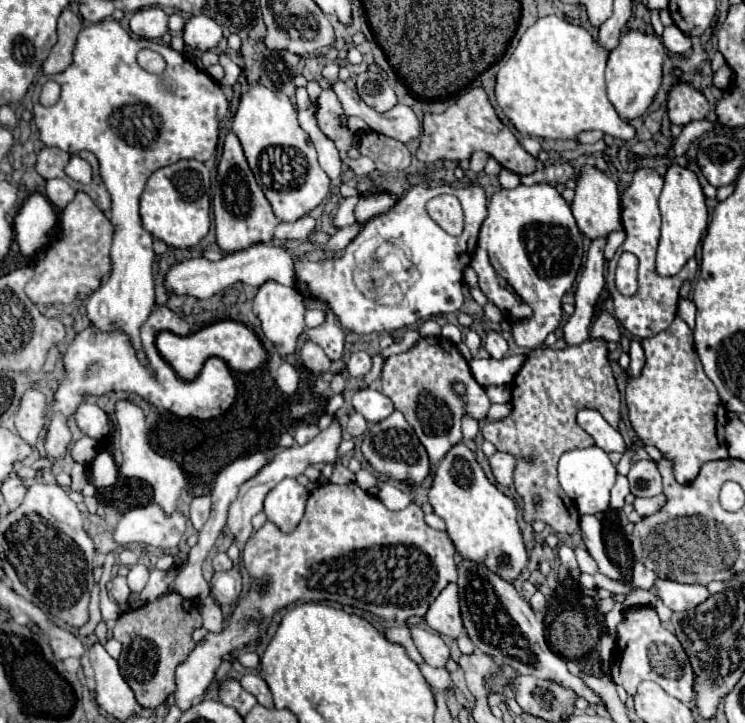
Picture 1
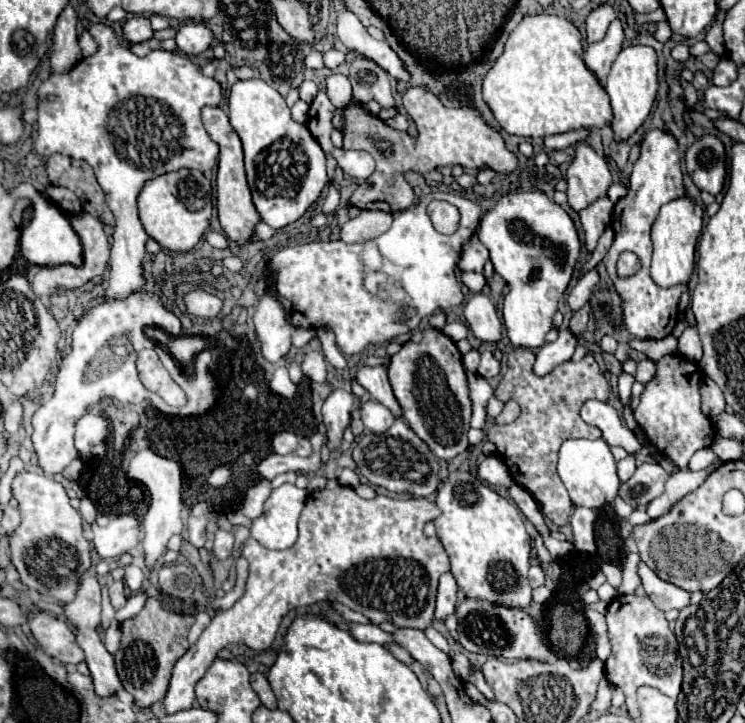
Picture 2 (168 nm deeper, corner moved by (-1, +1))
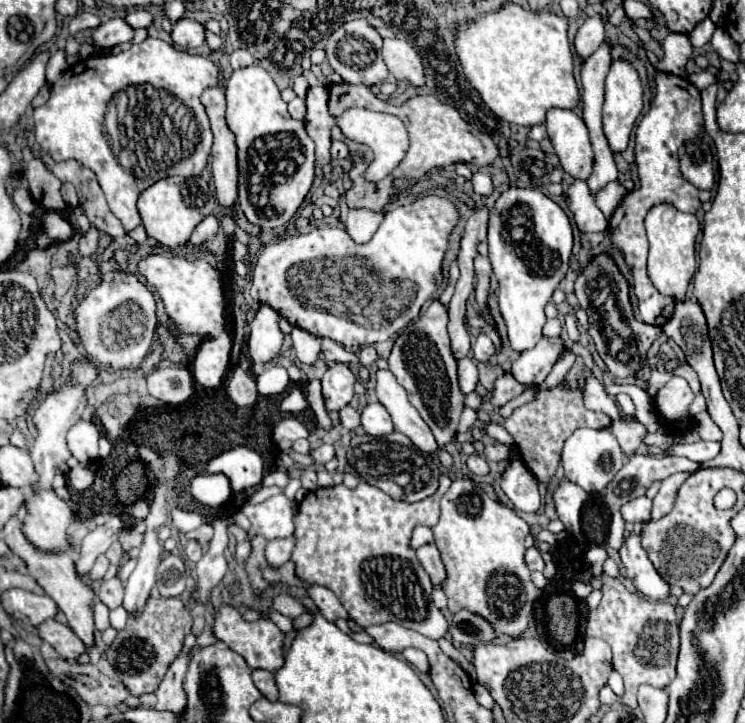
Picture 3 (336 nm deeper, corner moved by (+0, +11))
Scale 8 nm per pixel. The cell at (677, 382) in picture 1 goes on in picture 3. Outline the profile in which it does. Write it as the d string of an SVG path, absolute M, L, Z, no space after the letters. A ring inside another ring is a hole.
M671 376L671 380L653 396L653 408L661 416L663 428L671 434L689 430L693 426L693 418L689 416L693 398L695 394L687 380L681 376Z

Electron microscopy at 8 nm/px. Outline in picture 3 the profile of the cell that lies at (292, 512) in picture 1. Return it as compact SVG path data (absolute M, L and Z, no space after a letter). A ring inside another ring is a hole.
M275 494L261 504L245 504L243 514L251 520L249 538L263 536L267 540L293 536L293 500Z

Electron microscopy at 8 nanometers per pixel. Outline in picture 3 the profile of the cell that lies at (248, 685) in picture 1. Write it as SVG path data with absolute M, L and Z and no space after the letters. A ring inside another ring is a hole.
M257 668L257 670L253 670L253 682L255 682L255 686L259 688L259 692L261 692L267 700L271 700L271 702L277 700L277 686L275 686L273 672Z

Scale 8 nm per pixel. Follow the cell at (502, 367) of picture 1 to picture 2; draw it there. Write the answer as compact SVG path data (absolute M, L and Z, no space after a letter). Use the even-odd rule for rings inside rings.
M482 352L482 360L478 366L478 374L484 378L492 378L500 372L500 362L492 356L492 352Z

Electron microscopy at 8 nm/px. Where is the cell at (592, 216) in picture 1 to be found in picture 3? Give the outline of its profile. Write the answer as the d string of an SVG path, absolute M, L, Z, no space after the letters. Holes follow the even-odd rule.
M553 108L547 112L545 126L563 170L575 180L587 180L595 158L585 122L573 110Z

